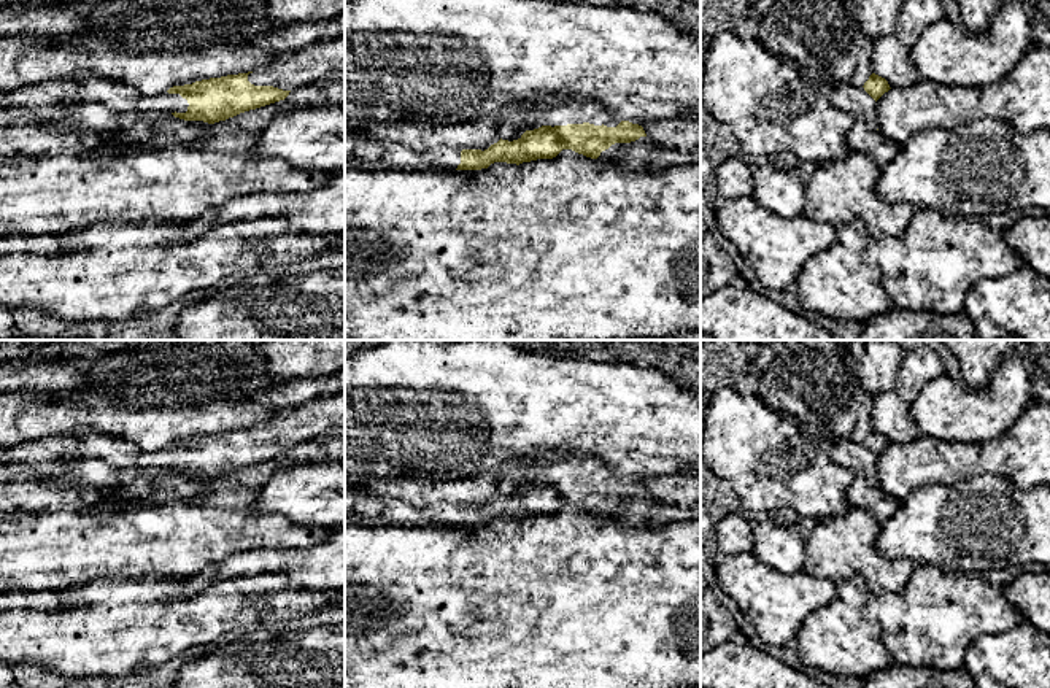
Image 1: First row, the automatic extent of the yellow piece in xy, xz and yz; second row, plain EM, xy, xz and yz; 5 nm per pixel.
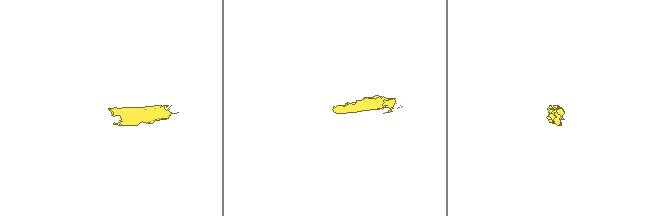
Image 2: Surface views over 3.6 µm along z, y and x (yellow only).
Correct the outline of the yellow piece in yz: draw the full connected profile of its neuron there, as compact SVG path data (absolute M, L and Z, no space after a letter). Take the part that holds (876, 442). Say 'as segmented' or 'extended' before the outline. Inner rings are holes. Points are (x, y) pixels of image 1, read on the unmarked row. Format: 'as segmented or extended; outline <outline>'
extended; outline M872 429L863 443L832 440L829 458L837 466L850 469L856 477L863 477L869 485L877 486L877 456L890 445L885 434Z

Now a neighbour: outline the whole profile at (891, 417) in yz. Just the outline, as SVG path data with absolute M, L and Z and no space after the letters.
M896 391L874 396L872 427L885 434L891 445L909 443L921 435L910 415L910 404Z

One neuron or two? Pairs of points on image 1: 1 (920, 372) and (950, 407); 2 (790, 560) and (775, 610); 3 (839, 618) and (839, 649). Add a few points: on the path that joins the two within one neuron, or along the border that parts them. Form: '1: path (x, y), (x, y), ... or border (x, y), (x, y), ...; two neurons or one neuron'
1: border (942, 372), (931, 378), (911, 404); two neurons
2: border (753, 555), (782, 572), (804, 571); two neurons
3: path (839, 626), (839, 641); one neuron

